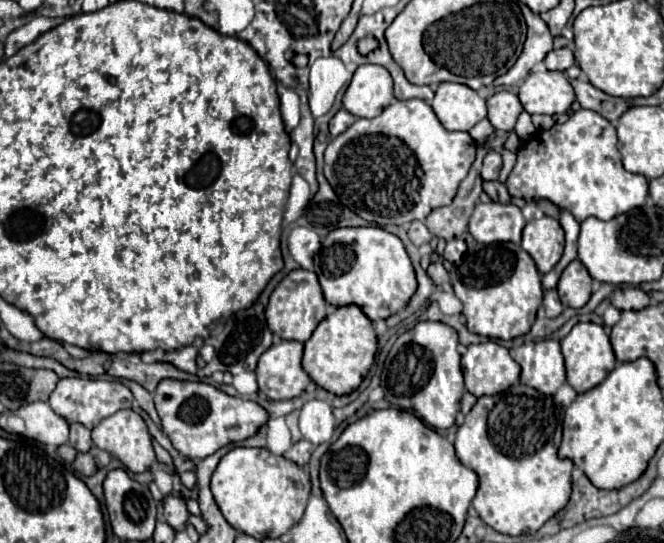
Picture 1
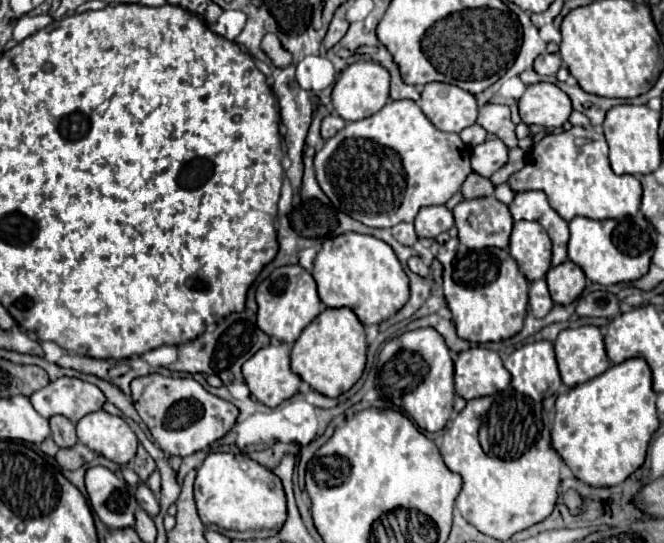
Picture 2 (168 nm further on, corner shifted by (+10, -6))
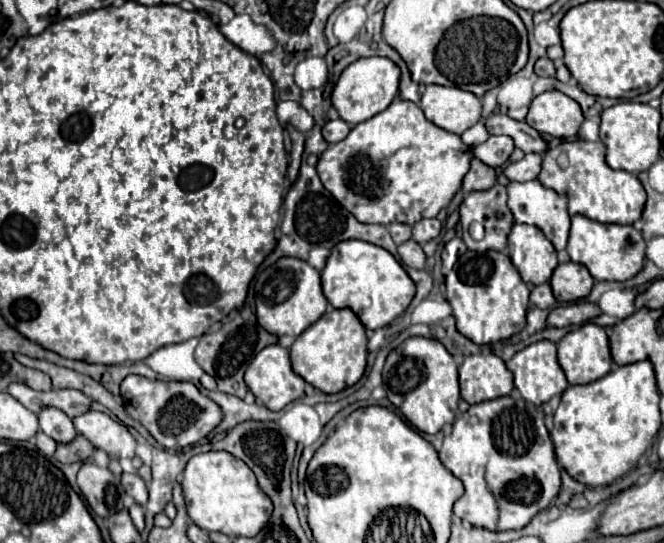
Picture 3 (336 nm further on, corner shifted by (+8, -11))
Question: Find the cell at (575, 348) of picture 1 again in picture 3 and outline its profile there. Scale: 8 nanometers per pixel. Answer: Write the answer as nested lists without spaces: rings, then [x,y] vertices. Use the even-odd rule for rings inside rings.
[[[585,323],[557,343],[559,365],[569,385],[587,385],[611,371],[609,339],[603,327]]]

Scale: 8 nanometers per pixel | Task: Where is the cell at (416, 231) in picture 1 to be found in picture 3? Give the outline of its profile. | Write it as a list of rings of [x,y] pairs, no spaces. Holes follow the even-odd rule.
[[[393,223],[393,225],[389,225],[387,229],[389,229],[389,233],[391,233],[391,237],[393,237],[393,241],[395,241],[397,245],[401,245],[401,243],[405,243],[405,241],[411,239],[411,225]]]

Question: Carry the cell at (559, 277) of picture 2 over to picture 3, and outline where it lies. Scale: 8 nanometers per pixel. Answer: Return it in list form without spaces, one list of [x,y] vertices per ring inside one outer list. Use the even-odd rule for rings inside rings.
[[[569,261],[569,263],[559,265],[553,271],[553,277],[549,283],[559,303],[571,303],[571,301],[585,299],[591,293],[593,277],[587,271],[587,267]]]

